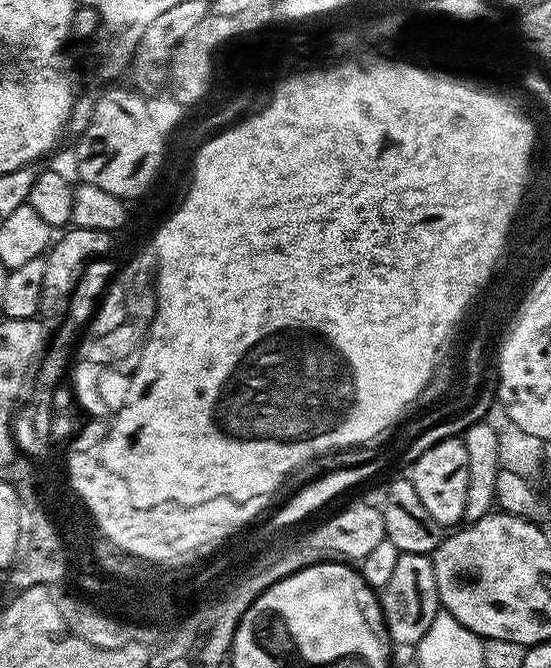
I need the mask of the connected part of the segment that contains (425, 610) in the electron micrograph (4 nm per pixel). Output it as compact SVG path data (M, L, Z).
M401 552L394 574L390 574L390 582L386 582L379 596L389 638L396 644L417 644L426 630L430 630L430 622L434 622L437 612L441 611L431 555Z

